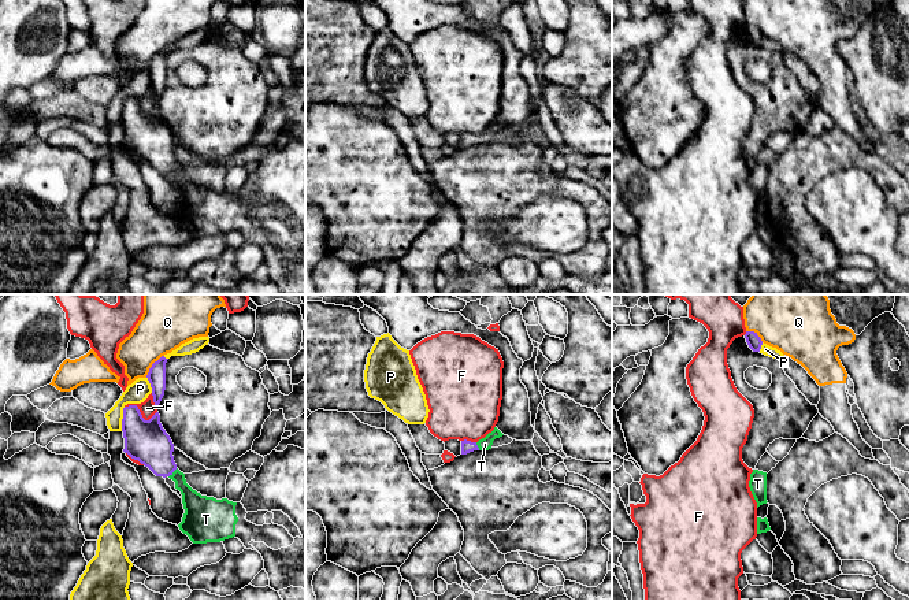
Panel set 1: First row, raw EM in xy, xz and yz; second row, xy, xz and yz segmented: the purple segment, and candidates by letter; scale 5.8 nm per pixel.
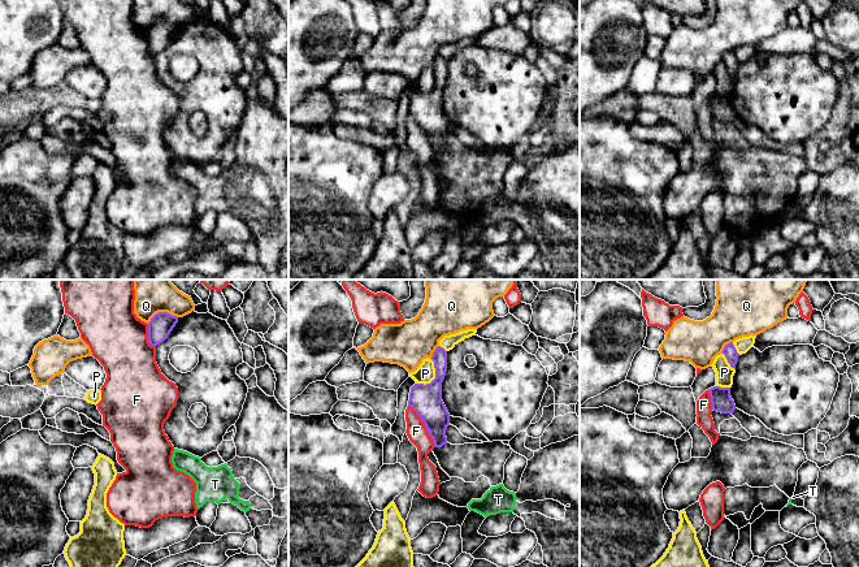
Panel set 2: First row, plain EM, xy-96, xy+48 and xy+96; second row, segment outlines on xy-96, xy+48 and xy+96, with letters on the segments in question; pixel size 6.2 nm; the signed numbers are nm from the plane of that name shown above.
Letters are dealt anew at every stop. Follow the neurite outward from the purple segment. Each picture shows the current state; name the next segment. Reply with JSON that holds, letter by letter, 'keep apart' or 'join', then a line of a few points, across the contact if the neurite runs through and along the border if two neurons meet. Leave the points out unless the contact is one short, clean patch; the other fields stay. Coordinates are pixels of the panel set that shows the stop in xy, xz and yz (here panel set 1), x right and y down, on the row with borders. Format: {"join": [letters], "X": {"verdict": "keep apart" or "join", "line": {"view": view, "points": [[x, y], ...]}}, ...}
{"join": ["T"], "F": {"verdict": "keep apart"}, "P": {"verdict": "keep apart"}, "Q": {"verdict": "keep apart"}, "T": {"verdict": "join", "line": {"view": "xy", "points": [[147, 441], [173, 471], [196, 507]]}}}

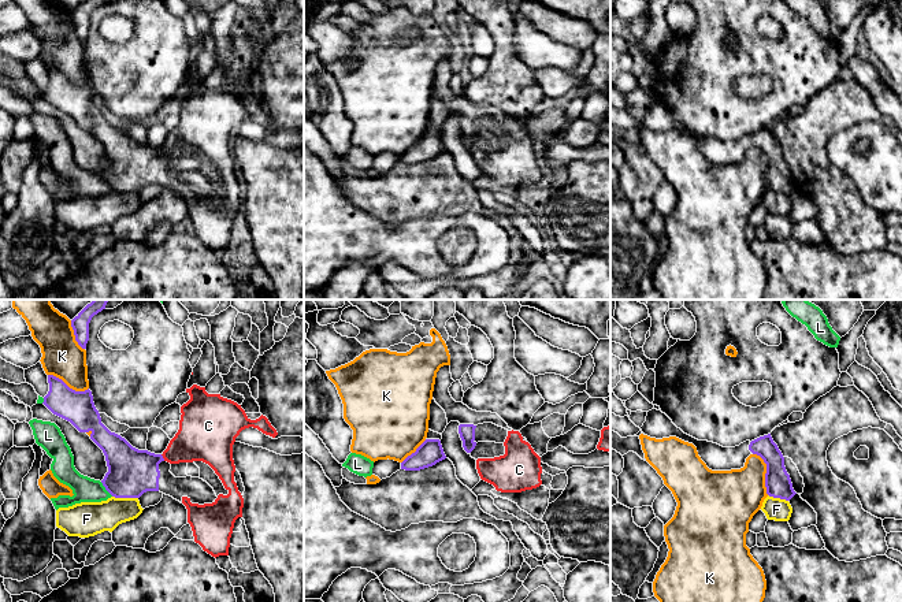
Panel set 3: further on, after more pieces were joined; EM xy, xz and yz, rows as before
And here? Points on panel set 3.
{"join": ["C"], "C": {"verdict": "join"}, "F": {"verdict": "keep apart", "line": {"view": "xy", "points": [[112, 495], [137, 498]]}}, "K": {"verdict": "keep apart"}, "L": {"verdict": "keep apart", "line": {"view": "xy", "points": [[100, 482], [112, 495]]}}}

